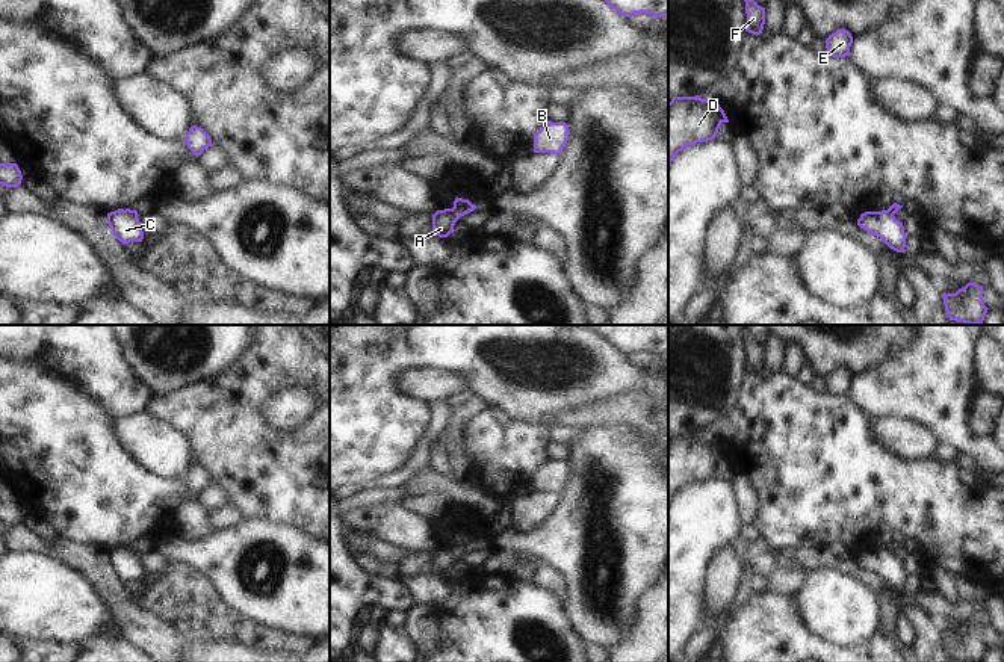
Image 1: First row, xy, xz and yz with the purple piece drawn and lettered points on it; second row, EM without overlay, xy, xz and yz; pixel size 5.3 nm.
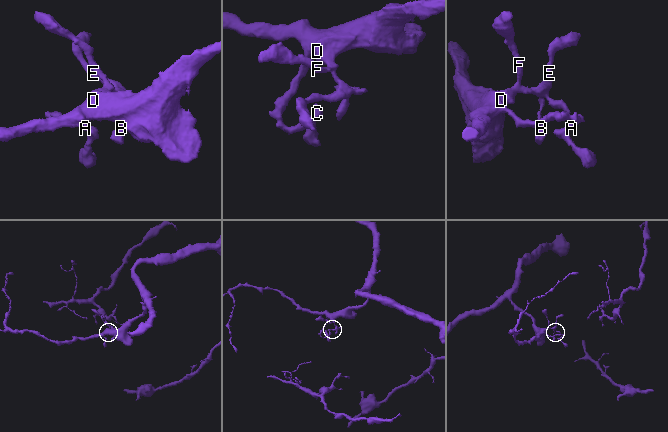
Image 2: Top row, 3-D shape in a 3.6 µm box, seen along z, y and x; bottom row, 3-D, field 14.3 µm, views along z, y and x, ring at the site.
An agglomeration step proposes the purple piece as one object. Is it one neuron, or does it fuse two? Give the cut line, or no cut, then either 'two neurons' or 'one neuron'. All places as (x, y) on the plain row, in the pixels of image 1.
xz (472, 543), (454, 546) | two neurons

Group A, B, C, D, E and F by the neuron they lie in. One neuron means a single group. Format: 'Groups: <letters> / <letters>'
Groups: A B D E F / C.

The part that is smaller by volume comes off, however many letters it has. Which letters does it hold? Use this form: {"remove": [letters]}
{"remove": ["C"]}

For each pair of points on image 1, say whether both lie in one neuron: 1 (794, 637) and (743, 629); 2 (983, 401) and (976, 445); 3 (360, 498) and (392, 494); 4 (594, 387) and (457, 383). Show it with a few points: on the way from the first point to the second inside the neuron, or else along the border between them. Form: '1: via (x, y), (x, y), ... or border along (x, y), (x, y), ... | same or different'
1: via (782, 637), (755, 637) | same
2: border along (968, 419), (977, 436), (988, 436) | different
3: via (368, 496), (384, 494) | same
4: border along (431, 369), (455, 374), (467, 389) | different

